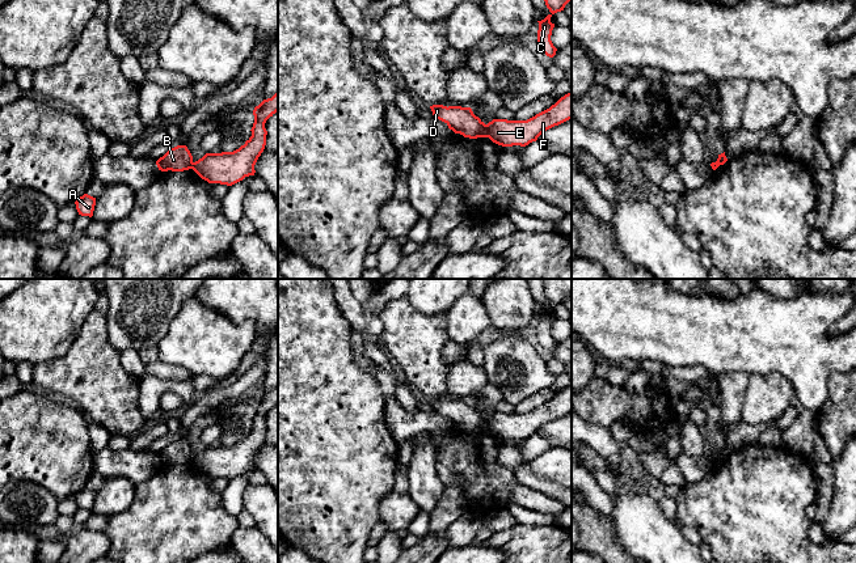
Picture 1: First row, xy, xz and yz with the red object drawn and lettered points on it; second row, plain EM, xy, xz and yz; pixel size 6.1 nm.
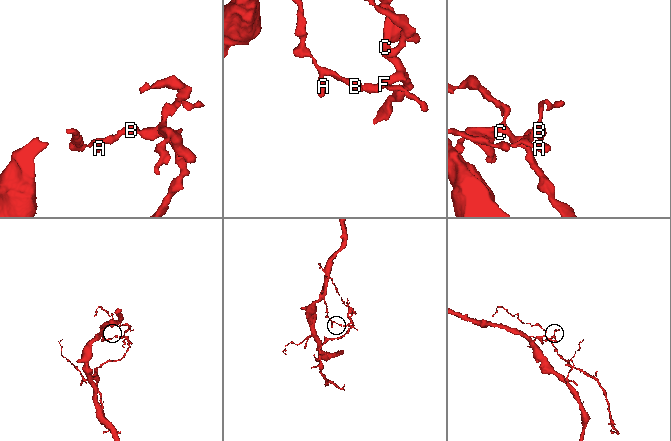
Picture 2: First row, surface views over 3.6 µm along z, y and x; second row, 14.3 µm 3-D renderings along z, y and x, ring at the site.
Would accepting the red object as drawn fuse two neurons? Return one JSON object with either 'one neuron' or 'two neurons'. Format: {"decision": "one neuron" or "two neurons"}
{"decision": "two neurons"}

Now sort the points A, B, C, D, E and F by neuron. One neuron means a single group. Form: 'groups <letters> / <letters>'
groups A B D / C E F

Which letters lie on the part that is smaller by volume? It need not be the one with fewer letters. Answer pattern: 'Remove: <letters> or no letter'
Remove: C, E, F

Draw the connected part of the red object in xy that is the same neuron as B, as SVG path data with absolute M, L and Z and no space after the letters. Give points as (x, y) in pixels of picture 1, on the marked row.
M177 145L156 161L161 172L184 172L193 166L193 156L186 145Z

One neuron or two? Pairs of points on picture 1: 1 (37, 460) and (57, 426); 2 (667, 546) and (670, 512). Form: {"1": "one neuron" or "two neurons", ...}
{"1": "one neuron", "2": "two neurons"}

